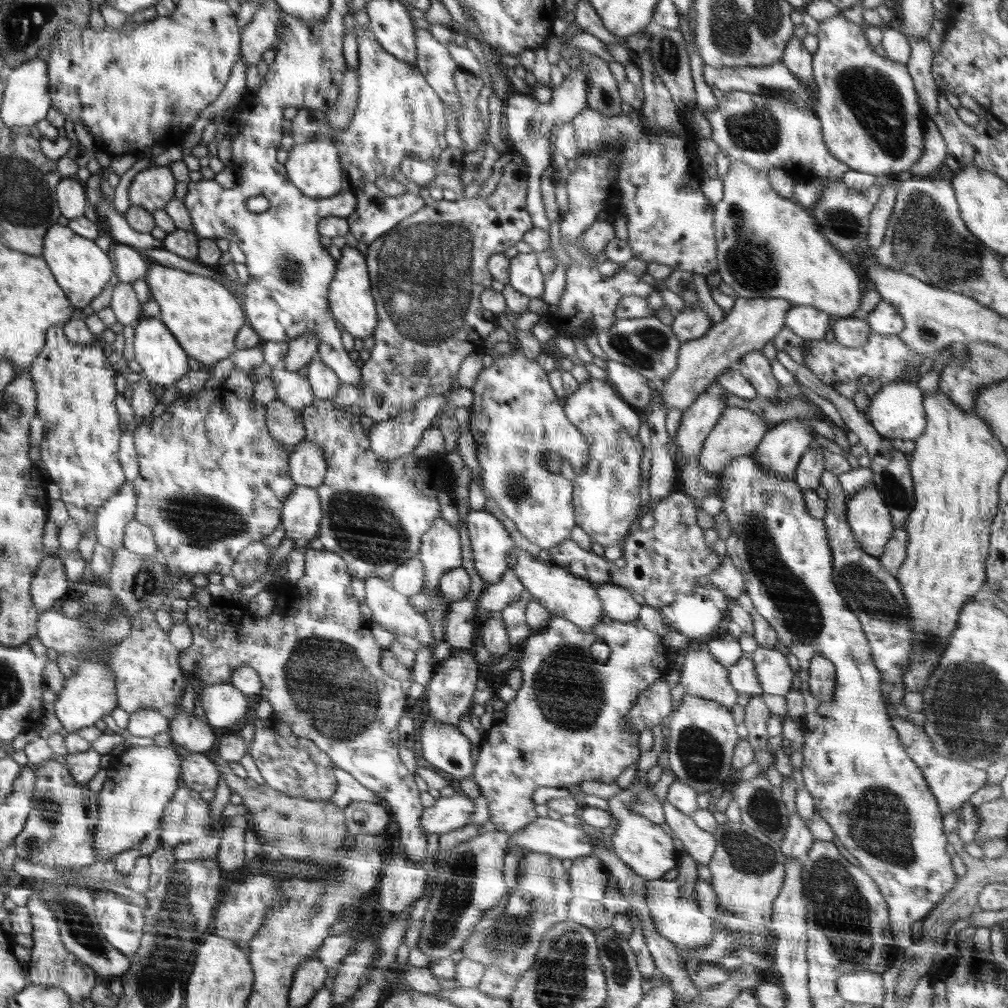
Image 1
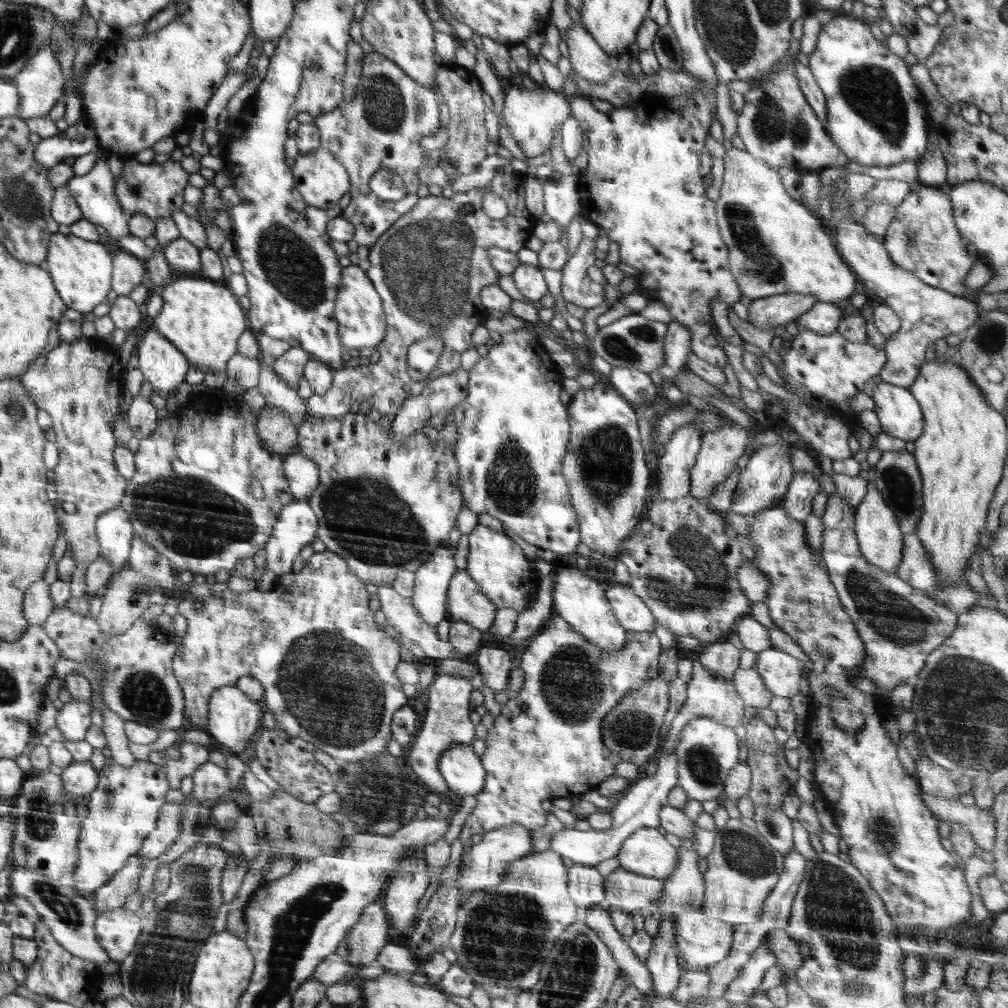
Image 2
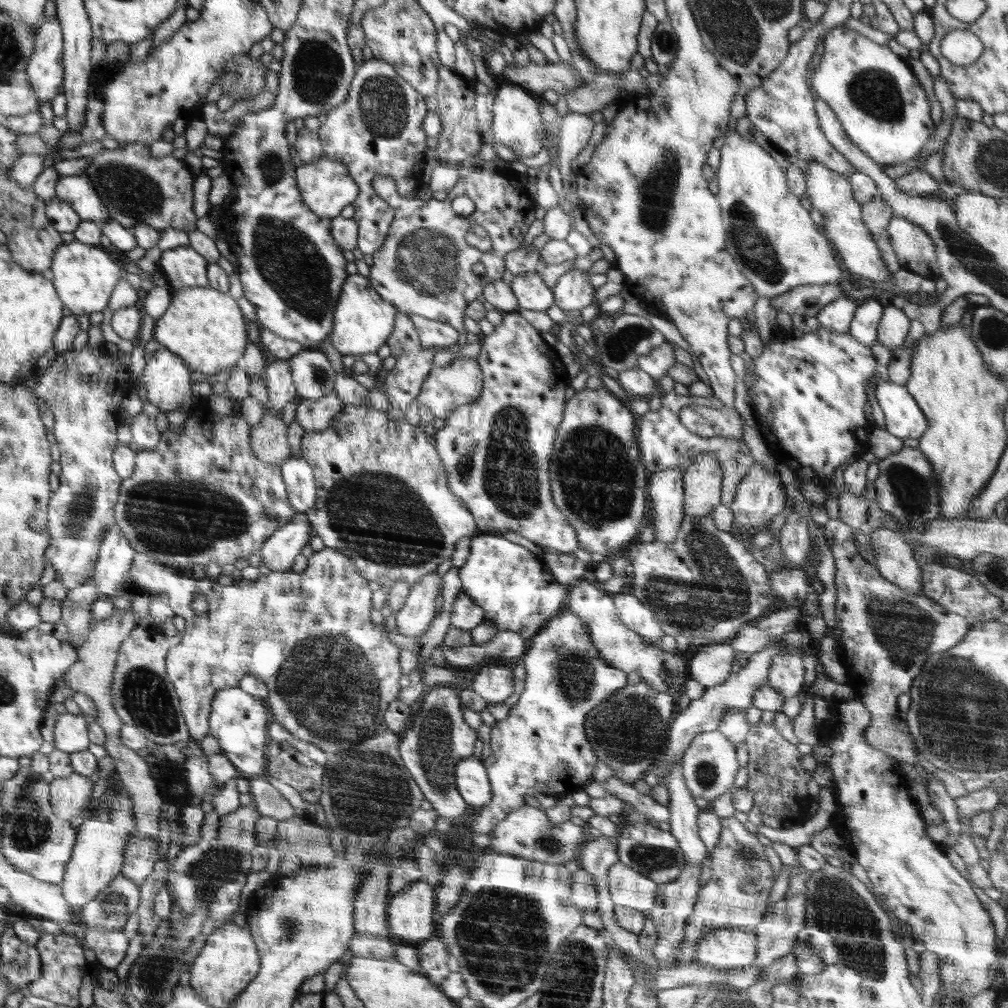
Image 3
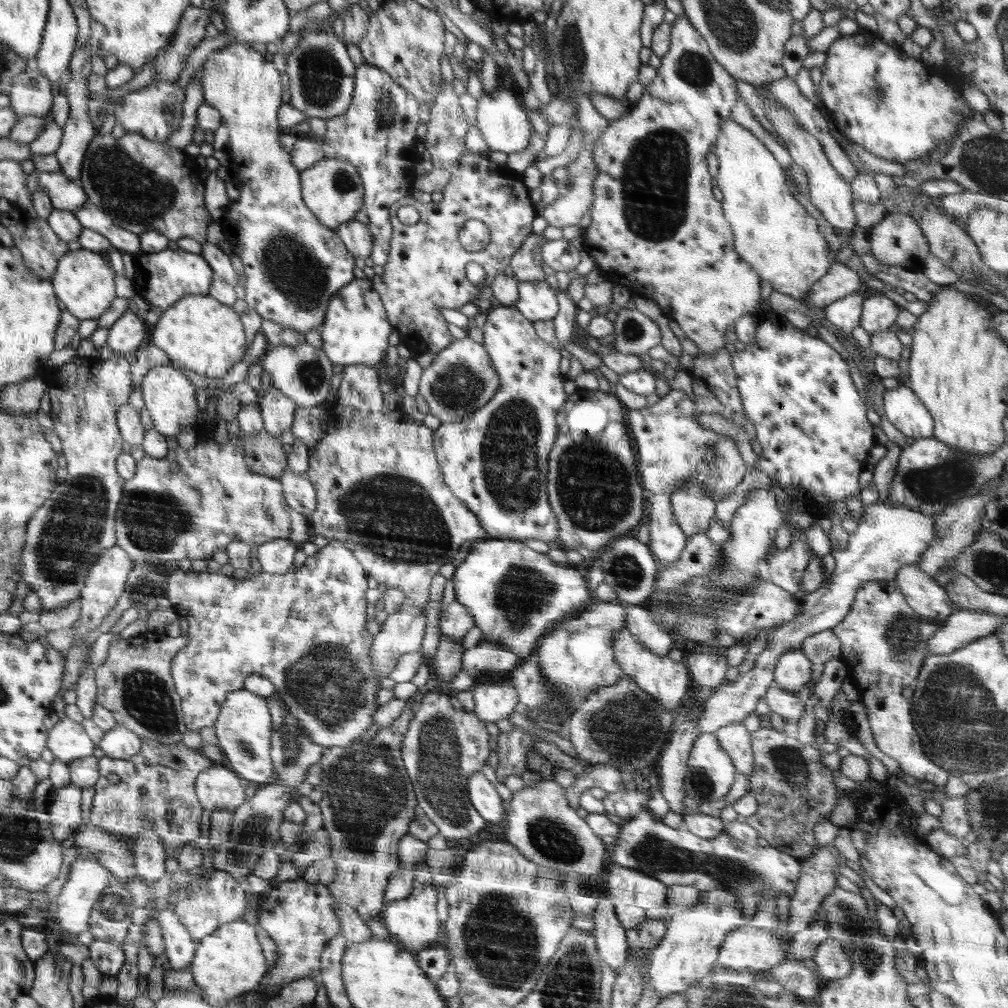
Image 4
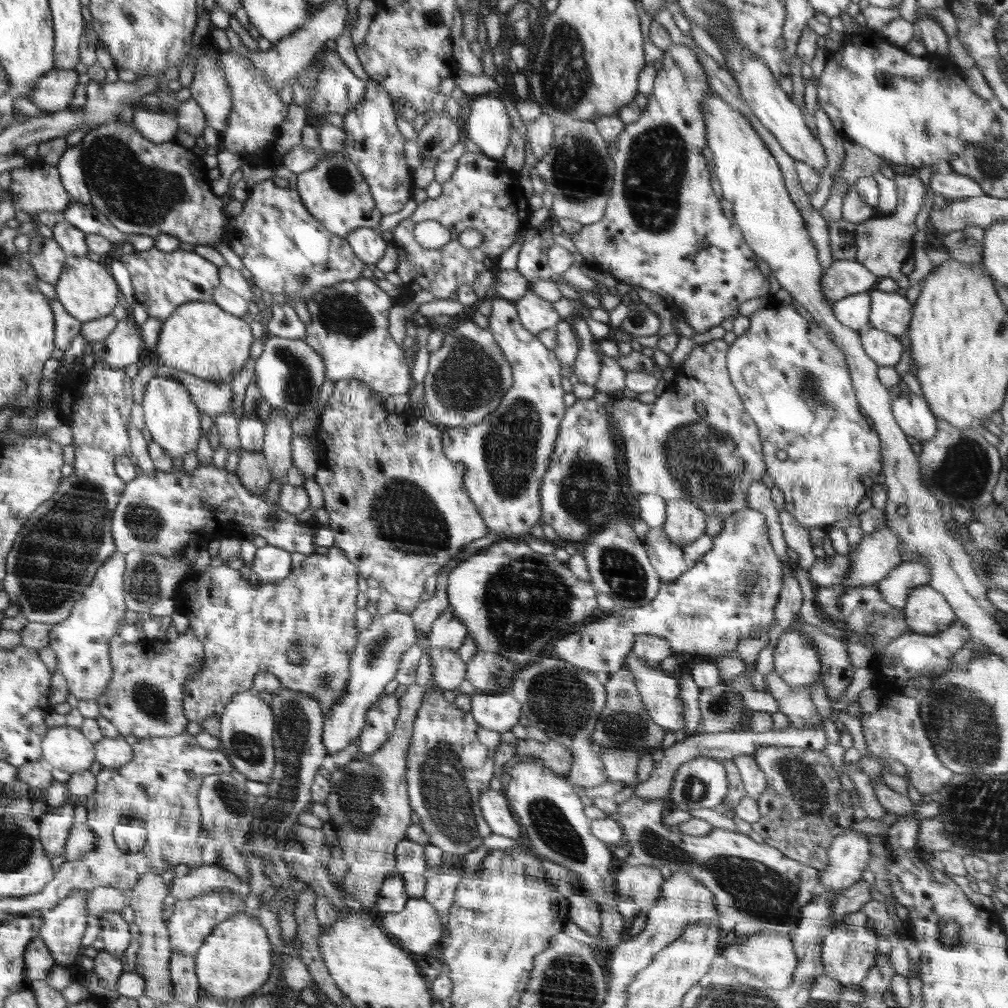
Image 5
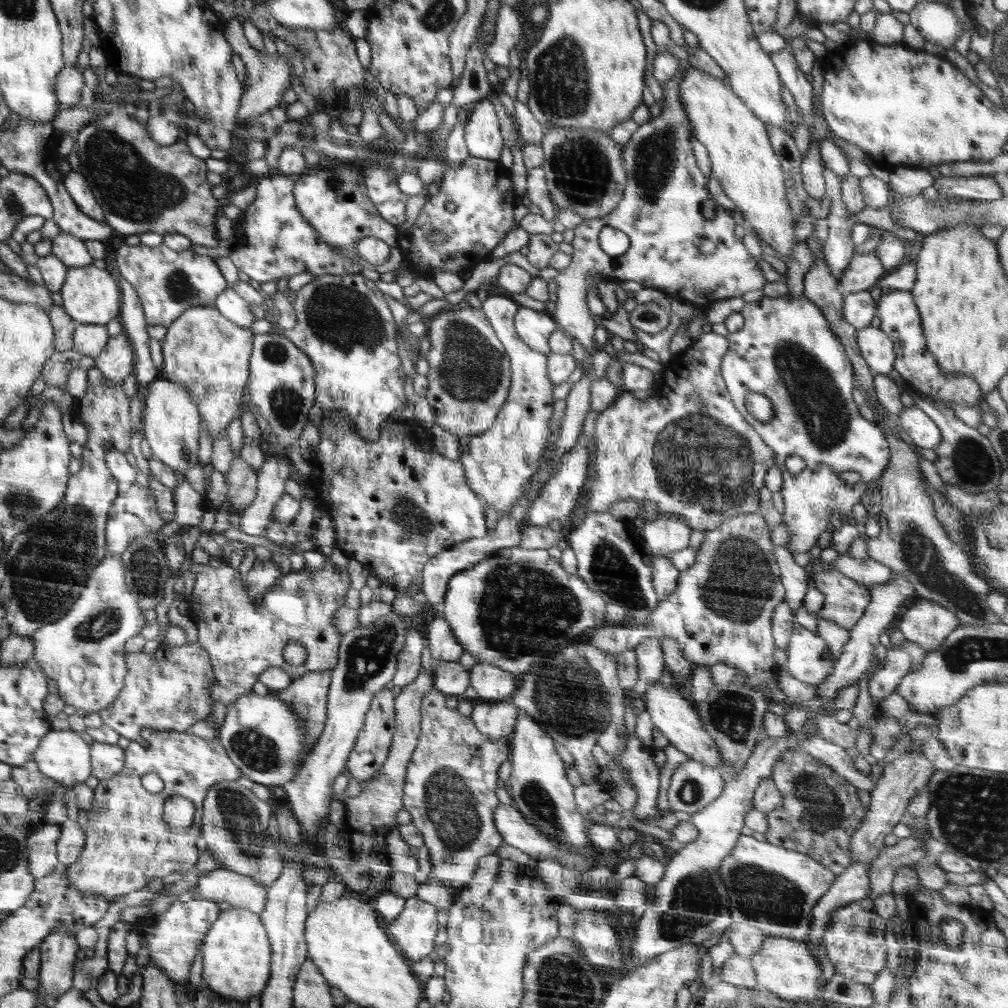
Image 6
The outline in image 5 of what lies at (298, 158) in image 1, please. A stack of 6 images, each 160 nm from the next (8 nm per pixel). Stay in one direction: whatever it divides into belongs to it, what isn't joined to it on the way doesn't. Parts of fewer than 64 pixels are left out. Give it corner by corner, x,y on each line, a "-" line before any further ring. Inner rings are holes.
341,153
326,157
310,170
297,175
297,189
308,212
334,236
346,238
356,228
372,228
379,232
378,224
383,214
375,207
375,200
360,169

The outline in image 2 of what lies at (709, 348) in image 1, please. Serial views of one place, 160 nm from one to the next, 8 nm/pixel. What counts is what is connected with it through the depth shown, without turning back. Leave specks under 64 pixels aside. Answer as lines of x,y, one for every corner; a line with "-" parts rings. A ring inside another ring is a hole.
786,293
764,297
761,299
752,299
747,306
747,322
753,324
756,328
771,328
786,325
791,321
797,321
801,314
809,311
814,304
818,302
816,296
810,294

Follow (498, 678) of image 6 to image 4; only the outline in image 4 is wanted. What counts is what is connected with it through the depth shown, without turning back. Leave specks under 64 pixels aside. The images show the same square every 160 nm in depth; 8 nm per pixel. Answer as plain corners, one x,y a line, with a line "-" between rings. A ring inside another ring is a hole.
483,641
476,648
465,649
461,670
472,678
480,678
486,674
504,674
513,670
520,661
520,657
509,648

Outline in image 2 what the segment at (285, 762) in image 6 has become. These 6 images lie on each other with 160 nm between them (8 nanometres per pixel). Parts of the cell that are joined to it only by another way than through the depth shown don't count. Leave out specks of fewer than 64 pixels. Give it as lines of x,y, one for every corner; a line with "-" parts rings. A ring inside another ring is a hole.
235,684
217,688
209,699
209,720
206,731
212,738
213,744
227,746
233,754
246,758
251,754
254,736
262,729
264,710
261,702
250,698

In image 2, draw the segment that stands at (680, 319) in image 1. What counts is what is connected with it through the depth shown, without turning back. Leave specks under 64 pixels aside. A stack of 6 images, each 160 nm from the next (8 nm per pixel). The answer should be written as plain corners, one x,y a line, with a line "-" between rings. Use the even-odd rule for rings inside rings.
673,321
667,325
667,335
664,339
665,361
661,368
650,374
652,383
663,389
663,378
673,379
686,364
691,353
691,332
682,323

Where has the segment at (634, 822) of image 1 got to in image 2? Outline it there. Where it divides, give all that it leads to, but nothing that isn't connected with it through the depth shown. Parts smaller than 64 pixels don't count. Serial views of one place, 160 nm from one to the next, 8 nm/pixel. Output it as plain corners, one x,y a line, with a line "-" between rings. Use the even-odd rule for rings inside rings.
642,827
635,830
626,838
618,851
617,858
620,861
620,867
639,875
666,879
677,867
678,853
677,849
668,843
664,835
665,833
660,828

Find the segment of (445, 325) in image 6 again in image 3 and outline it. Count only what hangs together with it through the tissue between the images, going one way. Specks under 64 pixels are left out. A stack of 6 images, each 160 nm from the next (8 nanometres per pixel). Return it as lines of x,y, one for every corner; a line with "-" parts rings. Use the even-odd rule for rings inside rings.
460,356
447,366
434,365
429,376
424,379
417,400
421,406
426,406
436,418
446,420
452,411
465,404
470,404
481,395
483,376
476,358

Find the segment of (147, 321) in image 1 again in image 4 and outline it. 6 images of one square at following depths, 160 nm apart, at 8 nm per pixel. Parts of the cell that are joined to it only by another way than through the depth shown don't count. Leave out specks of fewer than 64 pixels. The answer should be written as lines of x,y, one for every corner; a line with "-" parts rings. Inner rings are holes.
174,363
170,366
163,364
148,370
142,381
142,394
146,410
152,420
153,429
160,432
164,438
178,438
180,432
188,432
188,428
194,429
197,424
198,406
196,406
196,388
190,384
190,380
178,370

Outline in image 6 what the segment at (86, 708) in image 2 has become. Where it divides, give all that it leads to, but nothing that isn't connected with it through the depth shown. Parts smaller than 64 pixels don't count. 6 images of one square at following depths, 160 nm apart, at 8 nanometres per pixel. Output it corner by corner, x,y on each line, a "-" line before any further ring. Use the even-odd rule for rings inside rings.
72,729
53,730
41,740
33,760
47,776
57,780
60,785
72,787
74,782
84,782
90,778
90,753
80,733

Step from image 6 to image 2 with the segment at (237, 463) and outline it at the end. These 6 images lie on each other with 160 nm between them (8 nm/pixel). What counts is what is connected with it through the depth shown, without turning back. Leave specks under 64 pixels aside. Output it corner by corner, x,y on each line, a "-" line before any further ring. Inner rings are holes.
266,404
257,415
258,440
266,450
280,456
297,452
297,428
286,411

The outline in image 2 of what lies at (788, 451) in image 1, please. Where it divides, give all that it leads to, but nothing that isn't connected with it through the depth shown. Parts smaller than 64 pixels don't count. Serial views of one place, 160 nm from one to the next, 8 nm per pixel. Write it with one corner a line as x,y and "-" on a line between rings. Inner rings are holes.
778,444
772,446
760,446
748,460
744,472
738,480
734,498
729,511
742,516
751,516
764,512
766,508
783,504
786,492
793,480
795,472
790,462
790,454

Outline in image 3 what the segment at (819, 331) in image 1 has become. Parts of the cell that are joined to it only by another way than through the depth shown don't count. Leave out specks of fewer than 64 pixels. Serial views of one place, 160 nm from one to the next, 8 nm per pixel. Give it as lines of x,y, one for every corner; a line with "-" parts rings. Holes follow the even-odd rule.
848,296
838,297
816,314
820,327
830,332
848,333
851,320
859,306

